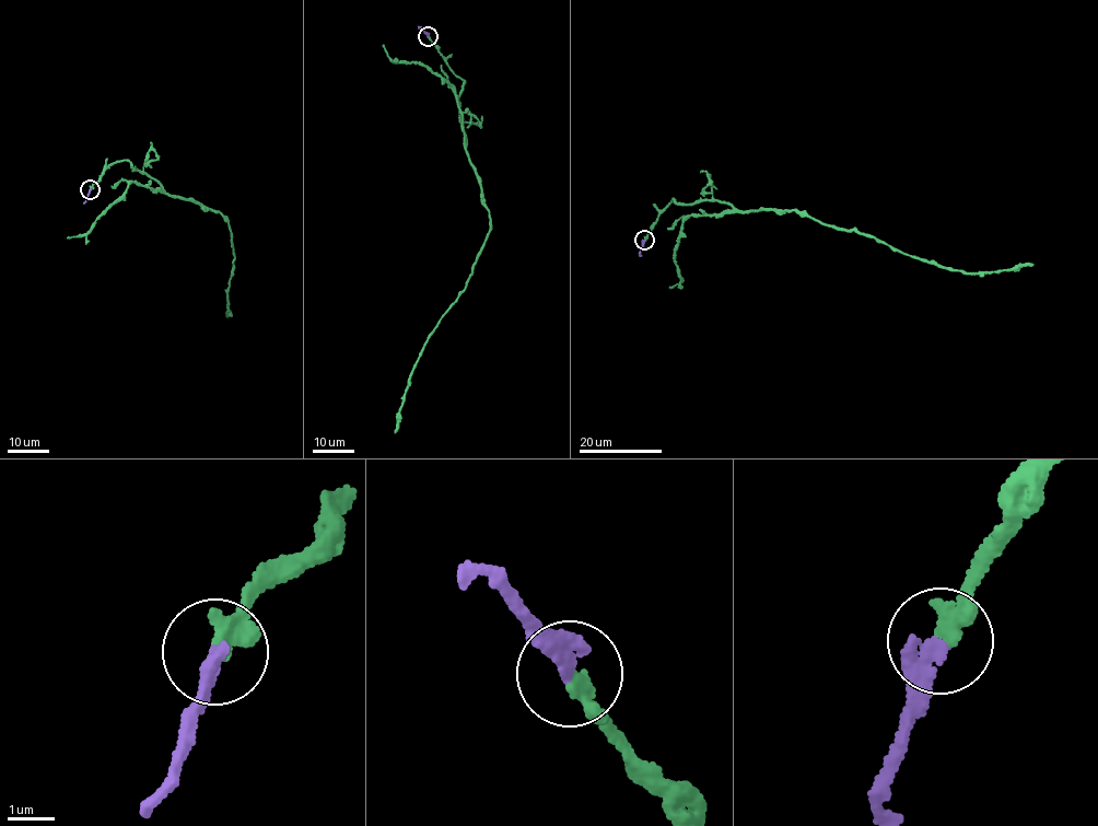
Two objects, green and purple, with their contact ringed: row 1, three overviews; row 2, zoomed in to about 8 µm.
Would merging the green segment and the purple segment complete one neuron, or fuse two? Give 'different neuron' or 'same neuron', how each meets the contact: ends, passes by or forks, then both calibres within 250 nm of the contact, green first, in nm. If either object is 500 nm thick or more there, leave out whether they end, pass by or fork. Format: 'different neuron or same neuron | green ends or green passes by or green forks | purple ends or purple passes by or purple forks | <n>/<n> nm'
same neuron | green ends | purple ends | 360/360 nm

